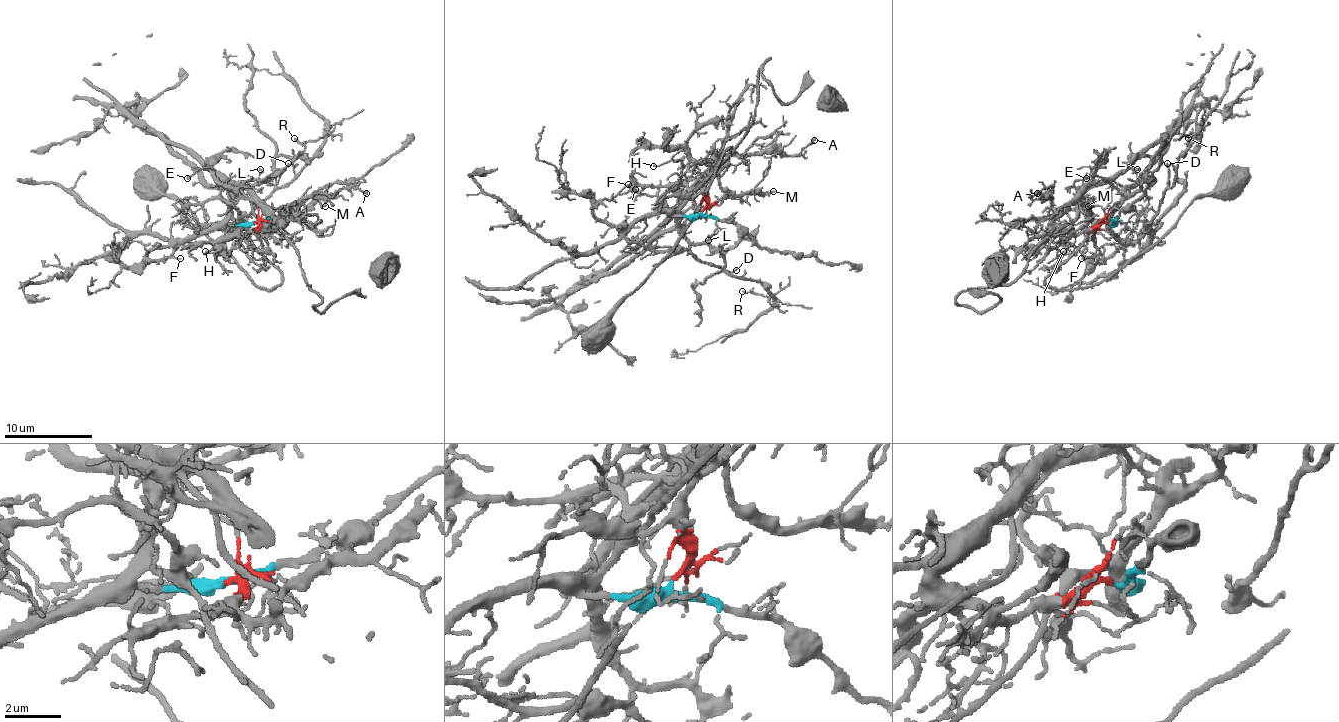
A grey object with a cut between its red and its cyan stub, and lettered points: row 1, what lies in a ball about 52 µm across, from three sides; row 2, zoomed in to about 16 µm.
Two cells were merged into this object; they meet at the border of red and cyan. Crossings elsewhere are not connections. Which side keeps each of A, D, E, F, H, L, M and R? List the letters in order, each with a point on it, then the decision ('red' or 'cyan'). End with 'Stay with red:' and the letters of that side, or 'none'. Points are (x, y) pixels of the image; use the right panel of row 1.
A: place (1037, 193); red
D: place (1167, 163); cyan
E: place (1086, 178); red
F: place (1081, 258); cyan
H: place (1063, 251); red
L: place (1137, 169); cyan
M: place (1088, 206); red
R: place (1188, 138); cyan
Stay with red: A, E, H, M

